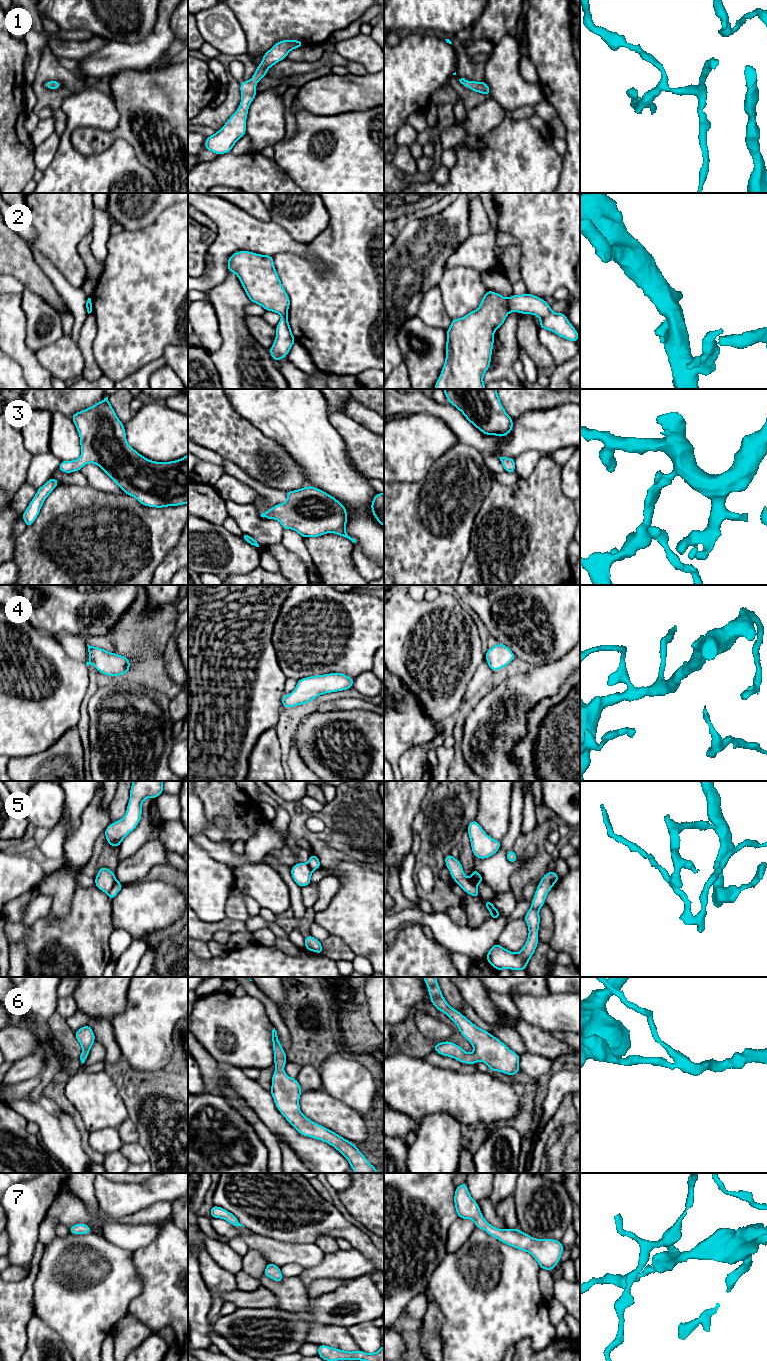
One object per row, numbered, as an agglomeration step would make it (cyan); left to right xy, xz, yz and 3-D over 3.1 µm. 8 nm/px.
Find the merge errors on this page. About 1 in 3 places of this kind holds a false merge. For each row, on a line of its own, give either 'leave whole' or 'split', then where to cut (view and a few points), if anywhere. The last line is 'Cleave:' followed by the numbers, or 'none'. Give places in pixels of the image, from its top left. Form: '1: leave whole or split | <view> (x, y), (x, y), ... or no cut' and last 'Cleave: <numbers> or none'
1: leave whole | no cut
2: split | yz (507, 299), (507, 309), (509, 311)
3: leave whole | no cut
4: leave whole | no cut
5: split | xy (116, 880), (107, 893)
6: leave whole | no cut
7: leave whole | no cut
Cleave: 2, 5

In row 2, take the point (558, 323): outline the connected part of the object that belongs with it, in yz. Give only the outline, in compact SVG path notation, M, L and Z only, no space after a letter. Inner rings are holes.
M530 293L512 295L508 298L509 312L532 314L540 318L539 326L558 336L577 343L579 334L568 321L565 313L555 313L547 302Z

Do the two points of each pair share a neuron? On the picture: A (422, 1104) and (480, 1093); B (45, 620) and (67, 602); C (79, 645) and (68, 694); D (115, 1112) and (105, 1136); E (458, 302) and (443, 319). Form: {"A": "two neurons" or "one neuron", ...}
{"A": "one neuron", "B": "one neuron", "C": "two neurons", "D": "two neurons", "E": "two neurons"}

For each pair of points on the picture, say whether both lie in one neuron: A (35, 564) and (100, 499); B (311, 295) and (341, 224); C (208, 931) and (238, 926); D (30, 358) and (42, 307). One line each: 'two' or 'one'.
A: one
B: one
C: one
D: two

